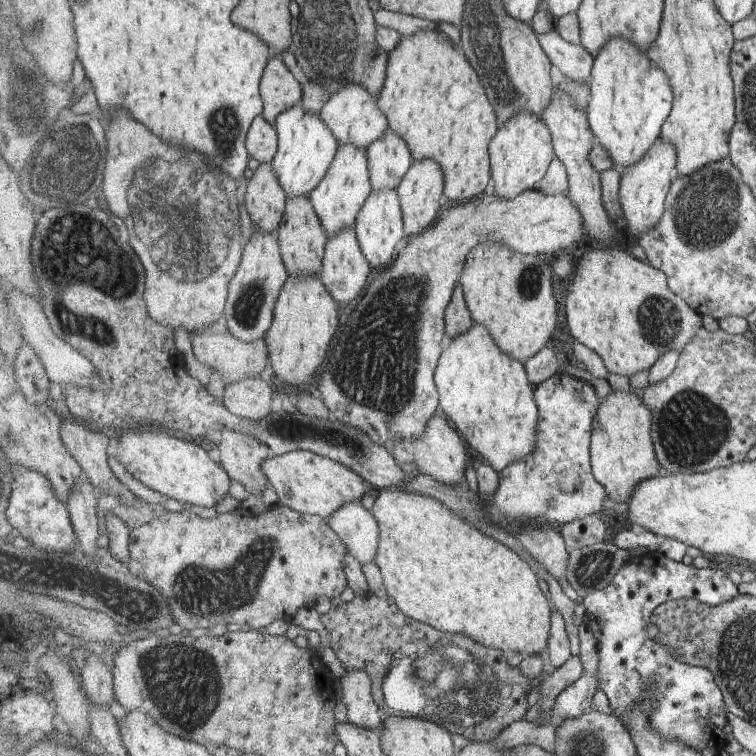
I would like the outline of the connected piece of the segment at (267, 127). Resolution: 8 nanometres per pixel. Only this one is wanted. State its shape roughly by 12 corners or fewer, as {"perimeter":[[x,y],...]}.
{"perimeter":[[264,115],[246,138],[250,156],[271,163],[278,151],[278,130]]}

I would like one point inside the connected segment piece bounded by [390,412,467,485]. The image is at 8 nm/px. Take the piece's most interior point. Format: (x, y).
(439, 451)

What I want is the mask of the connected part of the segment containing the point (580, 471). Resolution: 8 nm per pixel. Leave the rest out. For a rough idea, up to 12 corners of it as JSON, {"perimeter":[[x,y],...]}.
{"perimeter":[[595,387],[534,389],[534,451],[500,473],[486,517],[569,524],[610,498],[590,461]]}

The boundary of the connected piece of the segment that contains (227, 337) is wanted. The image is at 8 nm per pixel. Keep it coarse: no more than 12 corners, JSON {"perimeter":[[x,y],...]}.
{"perimeter":[[224,320],[190,334],[195,358],[225,384],[260,376],[266,339],[247,343]]}

